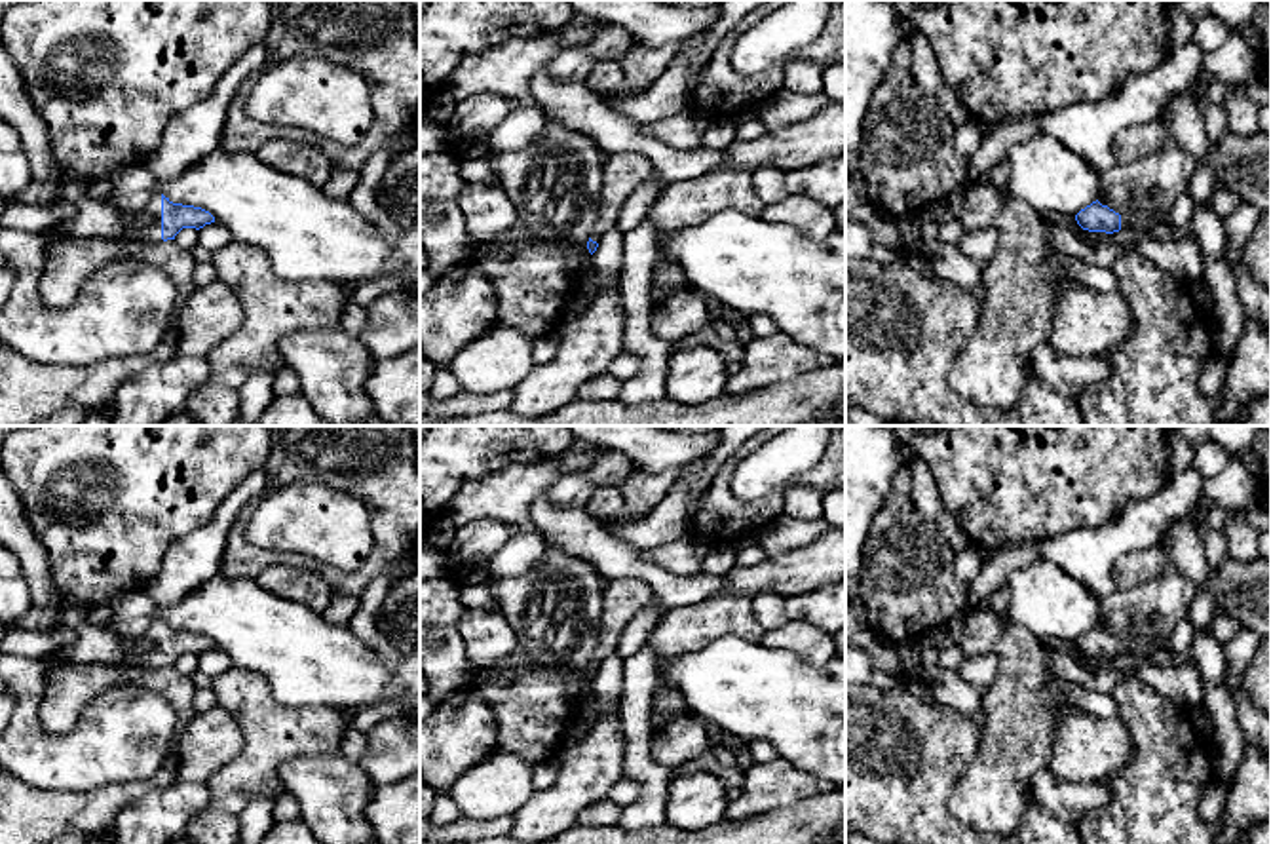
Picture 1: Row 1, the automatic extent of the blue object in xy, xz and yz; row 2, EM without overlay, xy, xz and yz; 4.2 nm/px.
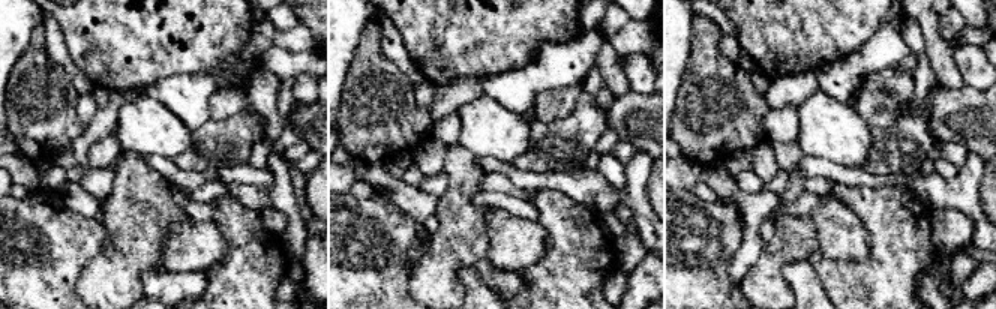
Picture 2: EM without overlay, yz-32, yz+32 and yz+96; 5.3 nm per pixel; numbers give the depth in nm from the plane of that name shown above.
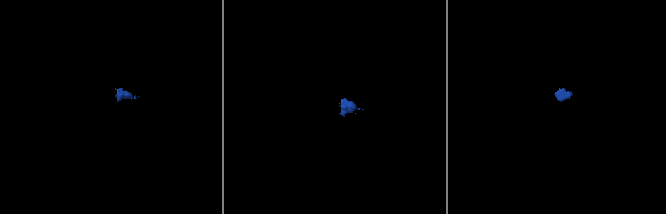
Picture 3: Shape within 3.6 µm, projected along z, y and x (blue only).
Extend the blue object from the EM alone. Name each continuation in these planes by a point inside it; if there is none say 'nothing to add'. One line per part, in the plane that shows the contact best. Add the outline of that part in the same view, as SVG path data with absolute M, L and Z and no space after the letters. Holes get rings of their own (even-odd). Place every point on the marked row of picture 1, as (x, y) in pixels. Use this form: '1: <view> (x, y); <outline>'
1: xy (145, 227); M152 194L141 213L122 213L123 232L120 241L160 243L161 240L161 194Z
2: yz (1142, 192); M1167 133L1155 154L1104 171L1096 200L1121 215L1121 230L1149 230L1168 222L1193 169L1193 156Z

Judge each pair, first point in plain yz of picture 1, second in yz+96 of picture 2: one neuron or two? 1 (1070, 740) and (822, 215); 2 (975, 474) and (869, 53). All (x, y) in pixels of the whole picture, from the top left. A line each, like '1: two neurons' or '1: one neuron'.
1: one neuron
2: two neurons

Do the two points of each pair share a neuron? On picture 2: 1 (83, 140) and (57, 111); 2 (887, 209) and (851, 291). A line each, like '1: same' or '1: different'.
1: different
2: same

